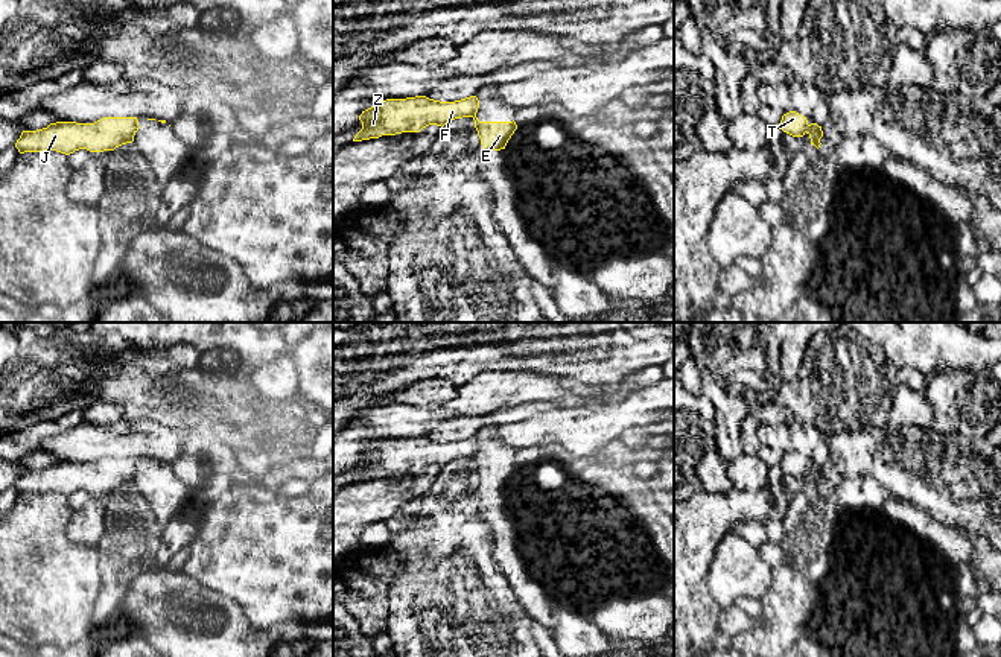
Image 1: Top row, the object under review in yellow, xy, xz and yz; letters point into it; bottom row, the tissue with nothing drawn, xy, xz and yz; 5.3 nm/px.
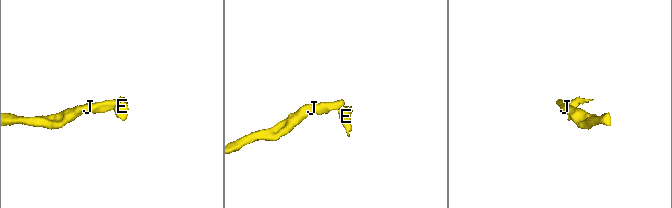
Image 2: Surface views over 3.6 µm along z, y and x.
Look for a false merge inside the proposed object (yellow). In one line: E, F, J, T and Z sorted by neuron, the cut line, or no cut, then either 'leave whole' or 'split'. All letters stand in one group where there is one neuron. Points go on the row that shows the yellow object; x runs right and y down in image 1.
groups E / F J T Z; cut yz (808, 125), (805, 131); split

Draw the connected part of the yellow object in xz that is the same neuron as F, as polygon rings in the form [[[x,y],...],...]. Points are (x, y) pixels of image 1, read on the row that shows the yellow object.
[[[426,96],[386,99],[362,111],[359,116],[362,129],[354,135],[353,141],[402,132],[420,132],[429,125],[443,128],[455,119],[473,117],[478,108],[479,100],[476,96],[455,102],[440,102]]]

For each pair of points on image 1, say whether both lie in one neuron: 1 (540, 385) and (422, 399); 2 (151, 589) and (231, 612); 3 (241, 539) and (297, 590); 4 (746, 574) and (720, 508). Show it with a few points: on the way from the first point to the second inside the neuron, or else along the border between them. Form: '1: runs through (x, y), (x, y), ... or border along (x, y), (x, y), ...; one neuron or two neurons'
1: border along (458, 388), (449, 400), (422, 408); two neurons
2: runs through (171, 598), (212, 601); one neuron
3: runs through (254, 552), (260, 554), (283, 577); one neuron
4: border along (729, 531), (718, 545), (712, 564); two neurons

